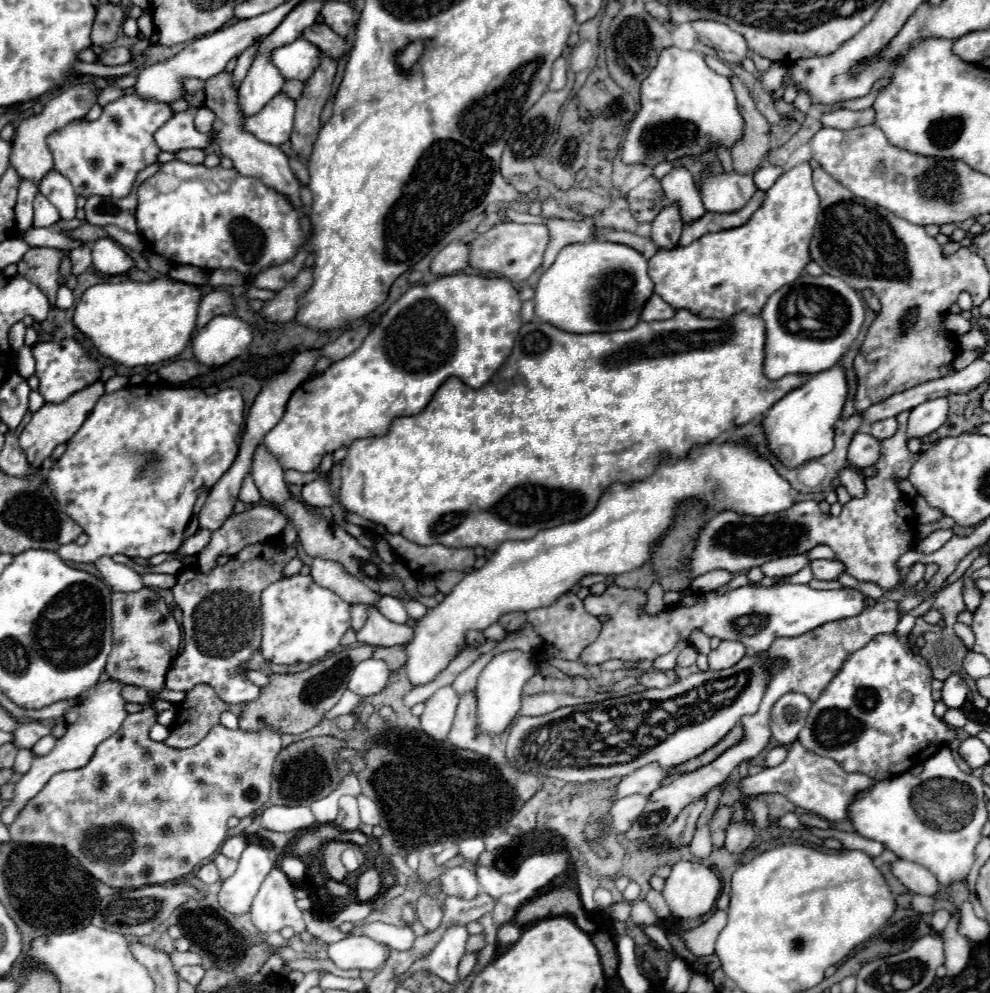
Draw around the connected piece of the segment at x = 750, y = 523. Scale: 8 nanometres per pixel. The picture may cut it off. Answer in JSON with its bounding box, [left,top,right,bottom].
[686,411,918,591]

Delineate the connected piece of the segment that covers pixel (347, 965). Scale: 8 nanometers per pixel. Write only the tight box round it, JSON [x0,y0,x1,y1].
[328,935,390,969]

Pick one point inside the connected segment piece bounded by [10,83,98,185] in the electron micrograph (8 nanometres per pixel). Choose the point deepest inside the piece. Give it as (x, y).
(30, 157)

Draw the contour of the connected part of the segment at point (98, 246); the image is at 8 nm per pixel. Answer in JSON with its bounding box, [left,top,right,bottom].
[92,239,134,275]

